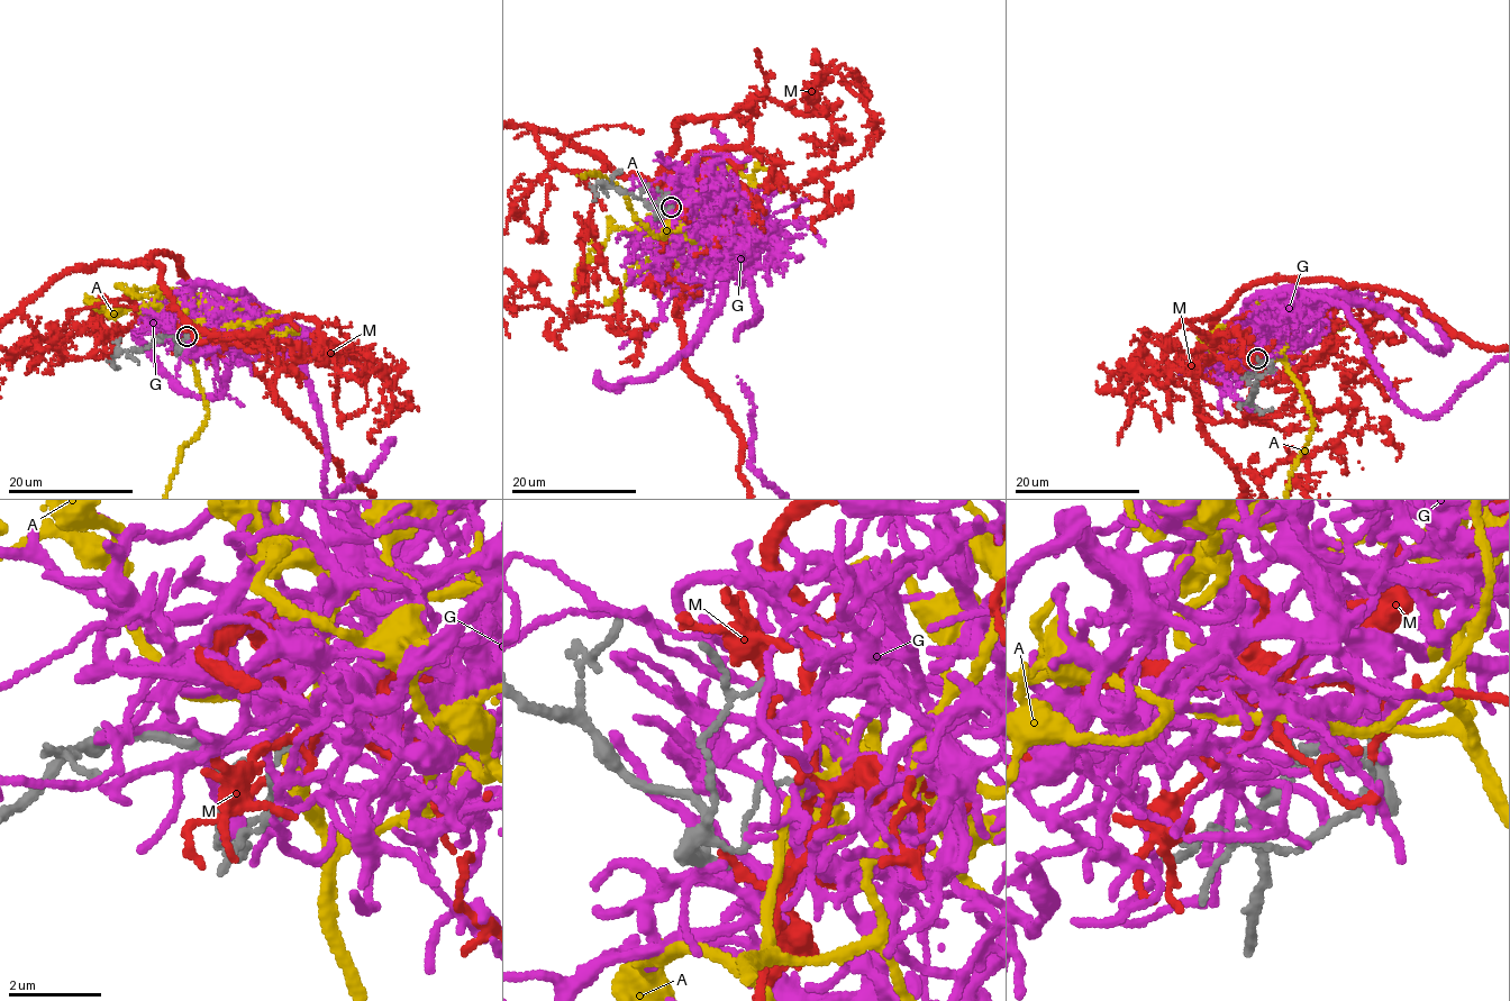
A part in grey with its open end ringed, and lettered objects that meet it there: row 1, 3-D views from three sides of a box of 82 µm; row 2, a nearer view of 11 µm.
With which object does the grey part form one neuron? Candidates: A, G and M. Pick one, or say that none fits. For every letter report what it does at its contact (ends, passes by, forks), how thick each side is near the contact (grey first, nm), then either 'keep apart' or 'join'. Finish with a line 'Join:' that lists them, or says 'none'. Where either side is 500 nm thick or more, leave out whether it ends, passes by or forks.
A: it passes by; 90 nm thick on the grey side, 180 nm on the other; keep apart
G: it forks there; 110 nm thick on the grey side, 130 nm on the other; keep apart
M: it forks there; 90 nm thick on the grey side, 200 nm on the other; keep apart
Join: none

